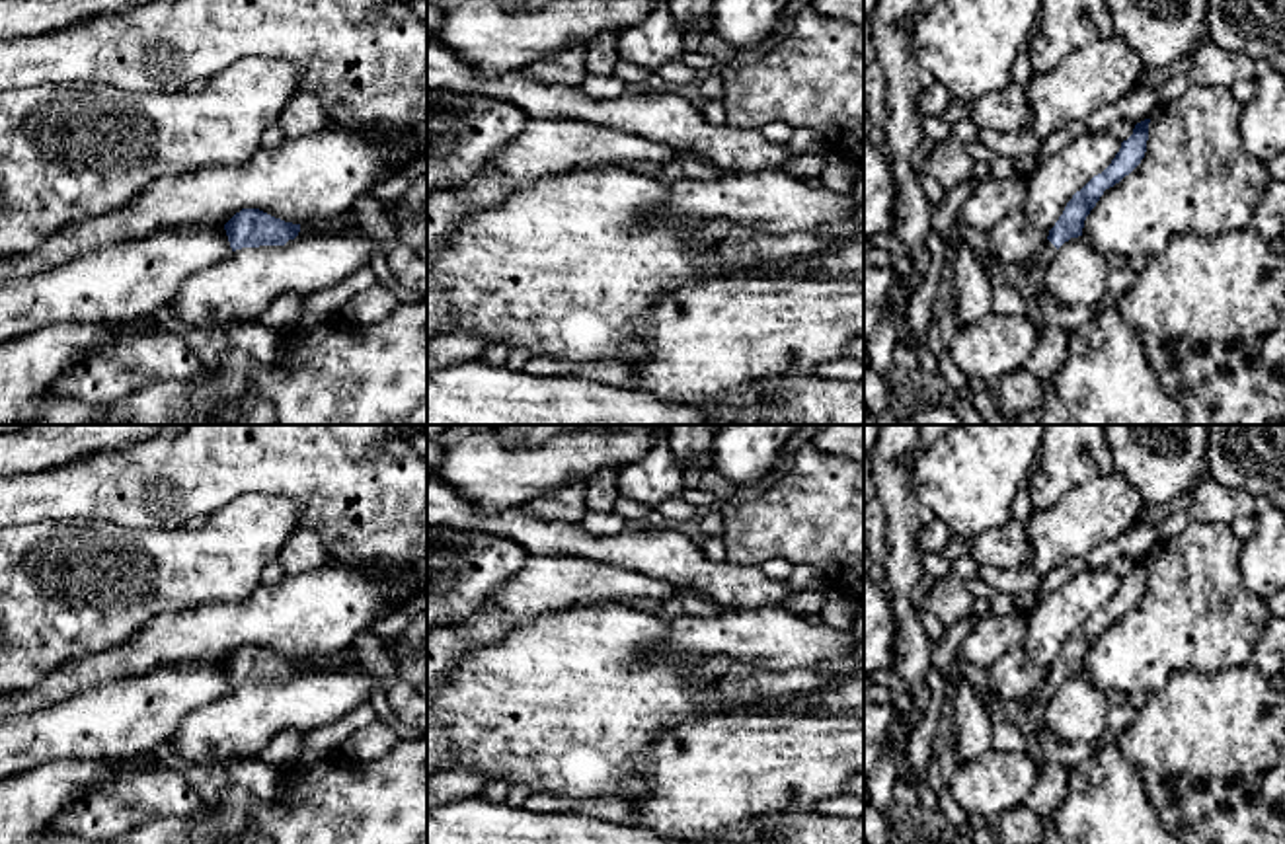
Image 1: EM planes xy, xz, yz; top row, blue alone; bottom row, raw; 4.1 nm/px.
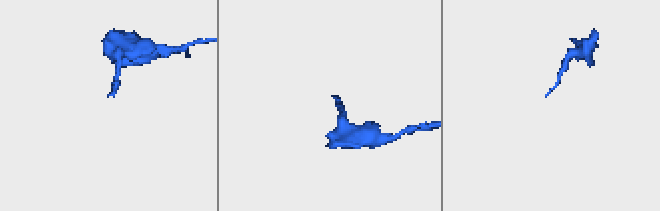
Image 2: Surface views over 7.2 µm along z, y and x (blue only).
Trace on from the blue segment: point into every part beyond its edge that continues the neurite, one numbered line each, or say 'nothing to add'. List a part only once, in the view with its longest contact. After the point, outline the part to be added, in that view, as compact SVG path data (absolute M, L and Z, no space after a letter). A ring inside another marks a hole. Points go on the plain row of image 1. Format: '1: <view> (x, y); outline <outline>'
1: yz (1042, 696); outline M1047 678L1041 688L1032 694L1020 708L1018 708L1018 713L1024 713L1026 710L1030 708L1041 708L1051 700L1053 692L1055 692L1057 684Z

